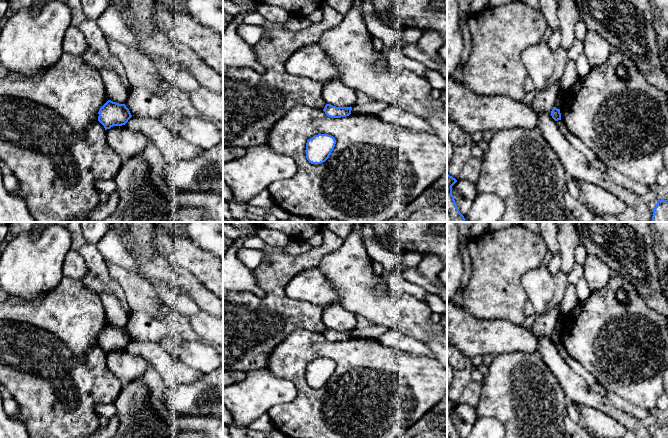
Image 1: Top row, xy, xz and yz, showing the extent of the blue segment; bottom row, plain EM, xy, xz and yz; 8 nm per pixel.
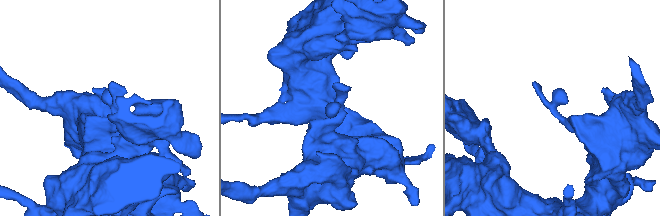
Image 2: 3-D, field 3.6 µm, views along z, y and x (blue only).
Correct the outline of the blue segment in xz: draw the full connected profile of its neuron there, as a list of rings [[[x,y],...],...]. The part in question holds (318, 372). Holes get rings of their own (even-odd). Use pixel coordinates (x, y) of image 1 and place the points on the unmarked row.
[[[318,358],[310,362],[306,367],[306,382],[311,388],[321,388],[325,386],[336,368],[333,360],[328,358]]]

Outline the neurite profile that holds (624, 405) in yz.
[[[608,391],[605,395],[617,408],[626,412],[627,414],[636,417],[636,416],[648,416],[650,412],[646,409],[643,409],[631,402],[621,398],[614,392]]]

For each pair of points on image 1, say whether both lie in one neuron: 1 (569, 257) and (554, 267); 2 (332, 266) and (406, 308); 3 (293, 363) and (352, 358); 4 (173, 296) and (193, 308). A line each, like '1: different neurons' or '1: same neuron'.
1: different neurons
2: same neuron
3: same neuron
4: same neuron

